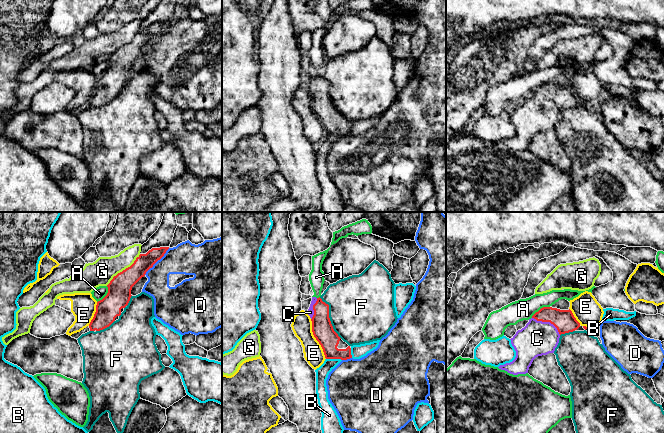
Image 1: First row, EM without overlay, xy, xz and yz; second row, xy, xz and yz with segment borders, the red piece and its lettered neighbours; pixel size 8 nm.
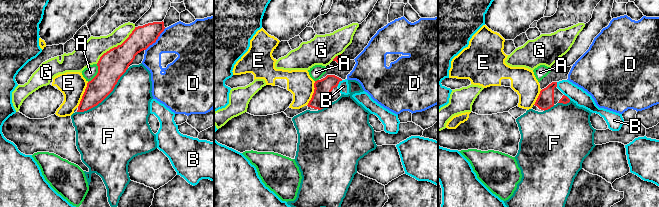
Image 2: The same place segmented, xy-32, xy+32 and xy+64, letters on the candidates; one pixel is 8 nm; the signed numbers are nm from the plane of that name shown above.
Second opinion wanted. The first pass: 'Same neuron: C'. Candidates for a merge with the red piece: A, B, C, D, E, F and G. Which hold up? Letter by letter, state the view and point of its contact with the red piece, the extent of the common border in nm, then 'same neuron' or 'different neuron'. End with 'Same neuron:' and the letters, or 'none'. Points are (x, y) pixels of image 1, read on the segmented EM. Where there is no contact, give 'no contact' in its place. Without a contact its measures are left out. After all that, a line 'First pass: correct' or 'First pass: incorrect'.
A: meets red in yz at (541, 308); contact 180 nm long; different neuron
B: meets red in xz at (334, 358); contact 130 nm long; different neuron
C: meets red in yz at (547, 321); contact 280 nm long; same neuron
D: meets red in xy at (157, 260); contact 300 nm long; different neuron
E: meets red in xz at (316, 339); contact 340 nm long; different neuron
F: meets red in xz at (328, 317); contact 380 nm long; different neuron
G: meets red in xy at (123, 270); contact 380 nm long; different neuron
Same neuron: C
First pass: correct

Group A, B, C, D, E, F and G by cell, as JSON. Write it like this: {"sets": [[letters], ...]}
{"sets": [["A"], ["B"], ["C"], ["D"], ["E"], ["F"], ["G"]]}

